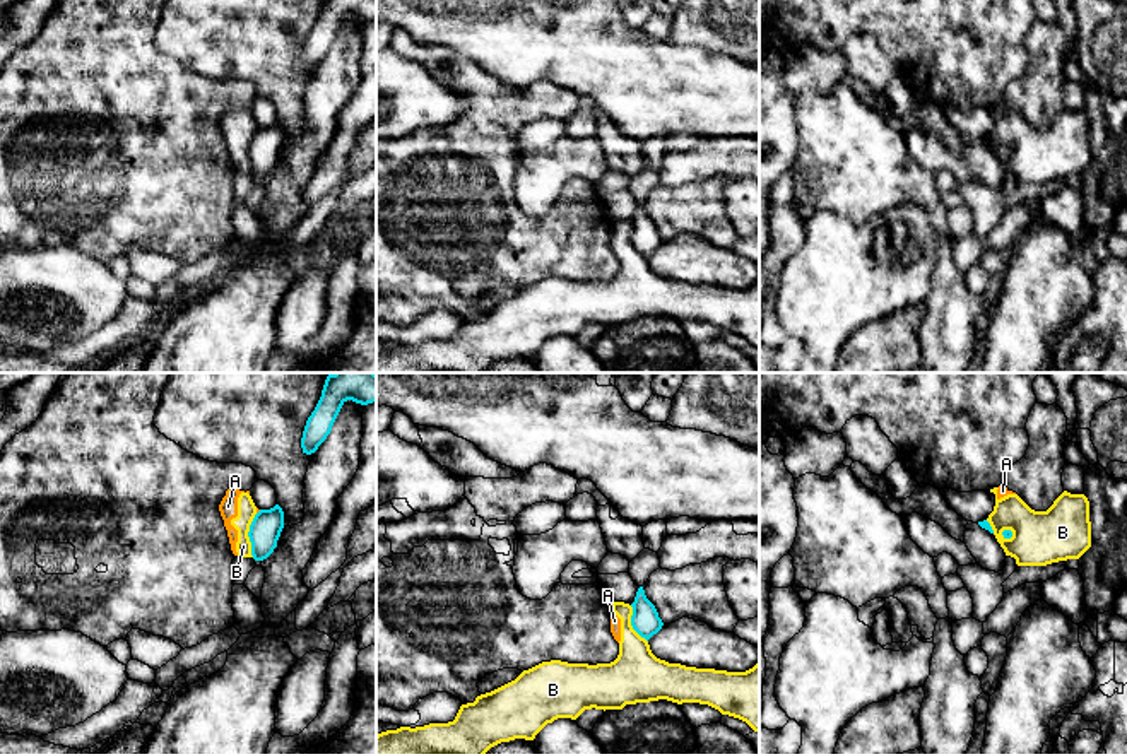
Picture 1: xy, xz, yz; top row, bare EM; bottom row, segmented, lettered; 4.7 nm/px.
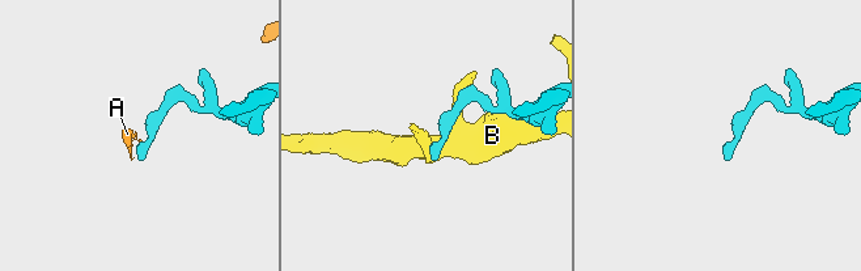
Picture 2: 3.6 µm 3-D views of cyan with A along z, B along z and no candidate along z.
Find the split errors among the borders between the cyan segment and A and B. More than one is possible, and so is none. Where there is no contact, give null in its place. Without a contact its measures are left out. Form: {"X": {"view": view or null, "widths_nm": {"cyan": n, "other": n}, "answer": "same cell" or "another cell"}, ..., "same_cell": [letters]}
{"A": {"view": "xy", "widths_nm": {"cyan": 150, "other": 20}, "answer": "another cell"}, "B": {"view": "xy", "widths_nm": {"cyan": 150, "other": 90}, "answer": "another cell"}, "same_cell": []}

